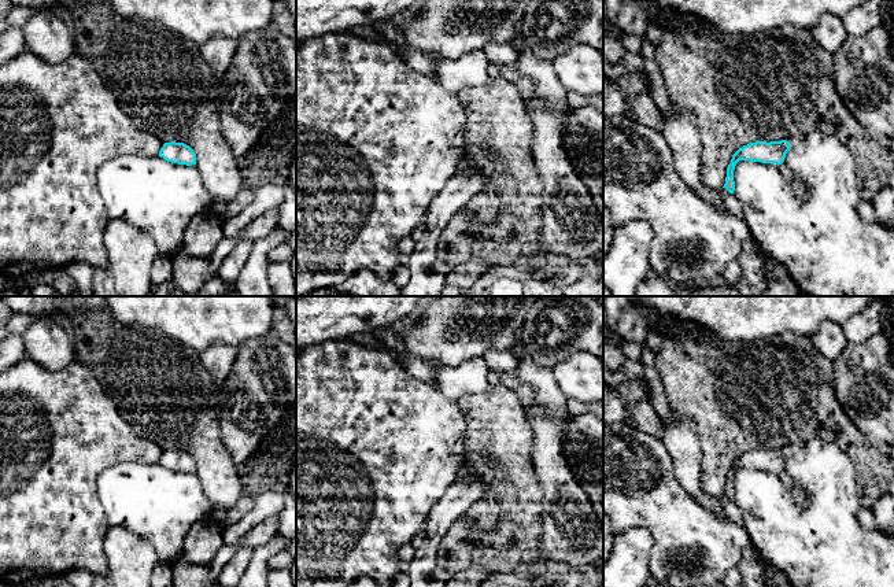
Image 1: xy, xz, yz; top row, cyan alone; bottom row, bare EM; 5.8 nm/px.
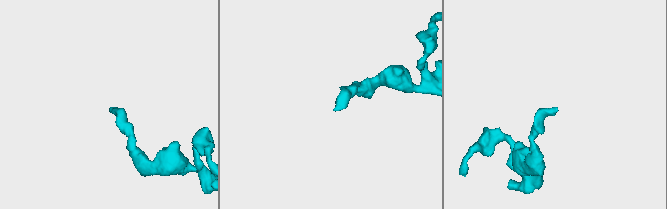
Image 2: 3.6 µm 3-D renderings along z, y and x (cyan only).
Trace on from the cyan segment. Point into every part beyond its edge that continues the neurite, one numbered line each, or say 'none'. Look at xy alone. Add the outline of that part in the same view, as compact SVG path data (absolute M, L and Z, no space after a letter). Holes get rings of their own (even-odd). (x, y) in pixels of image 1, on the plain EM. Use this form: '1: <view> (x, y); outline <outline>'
none

